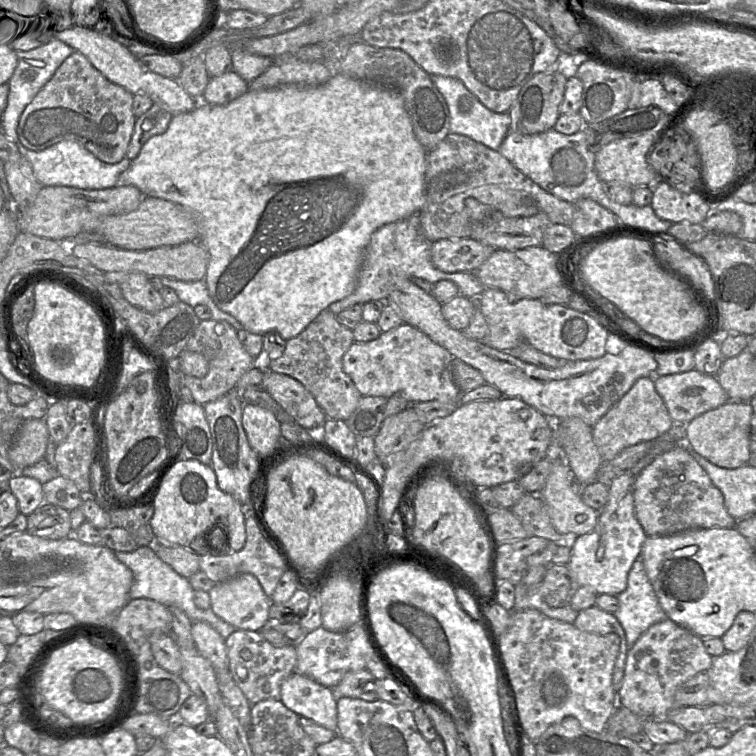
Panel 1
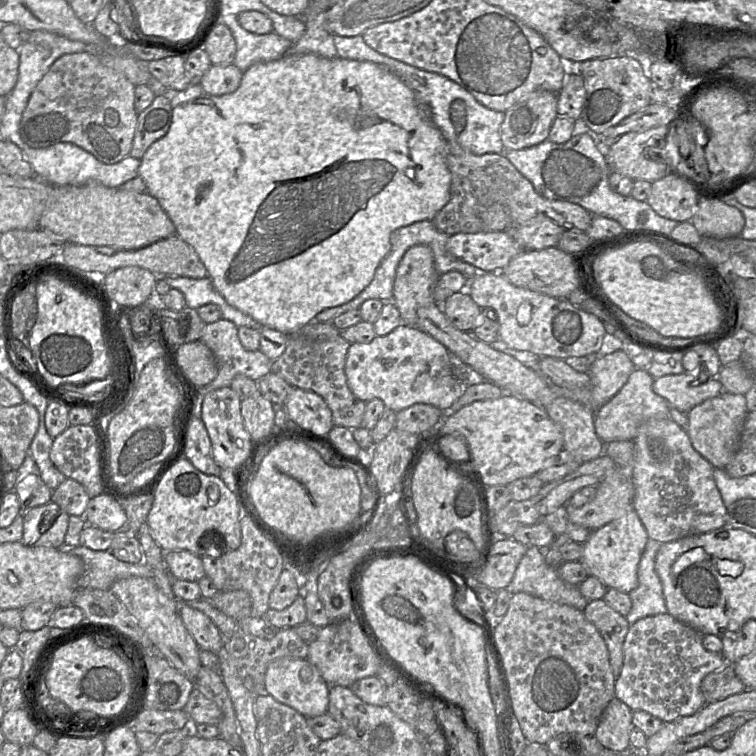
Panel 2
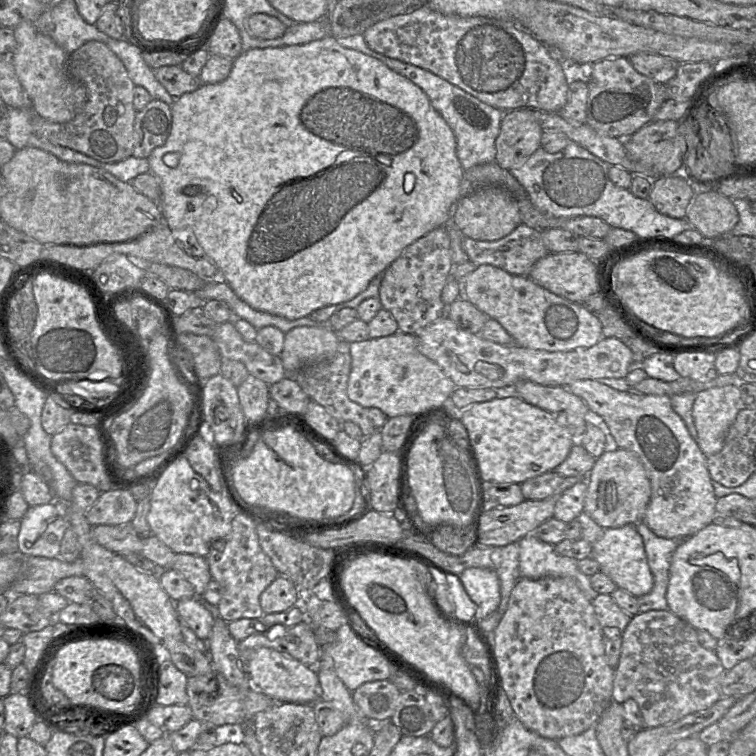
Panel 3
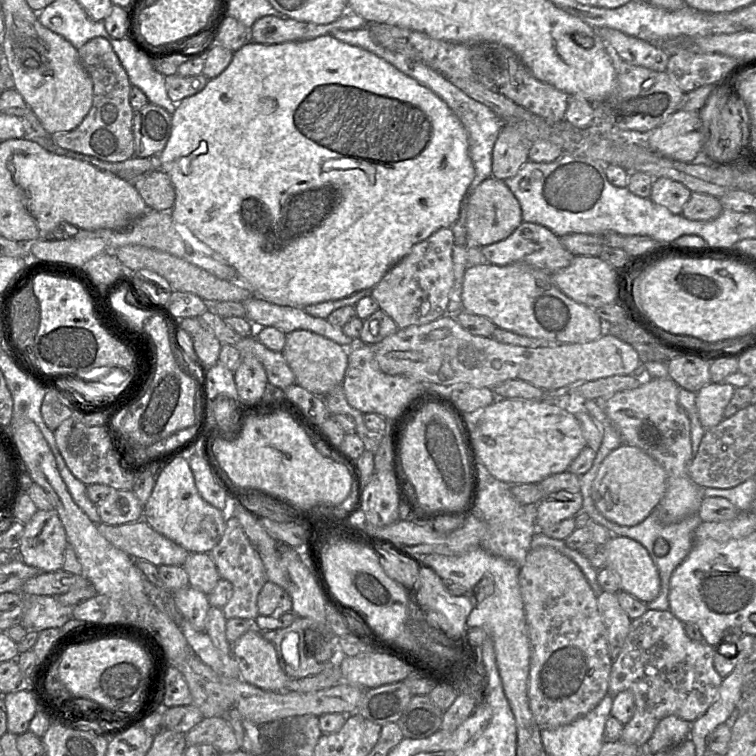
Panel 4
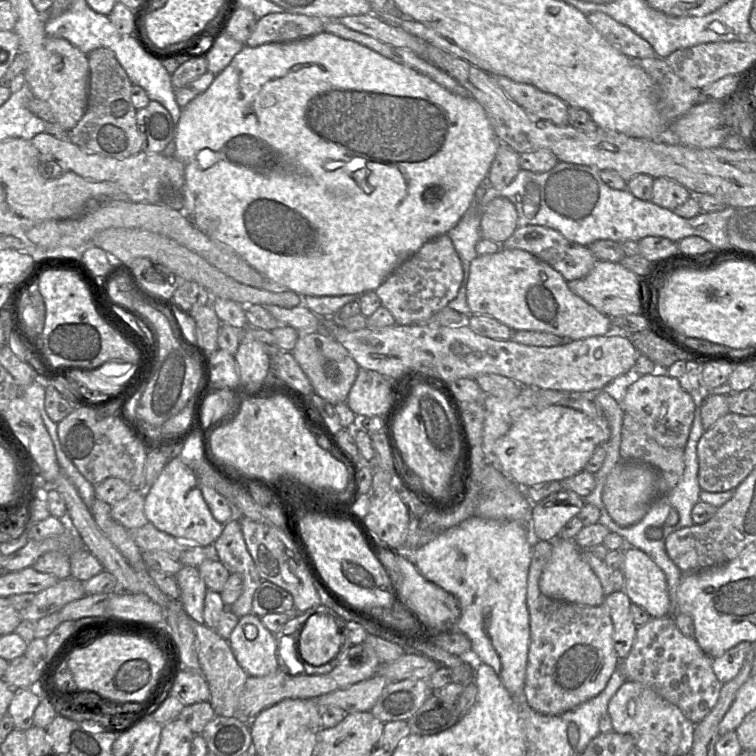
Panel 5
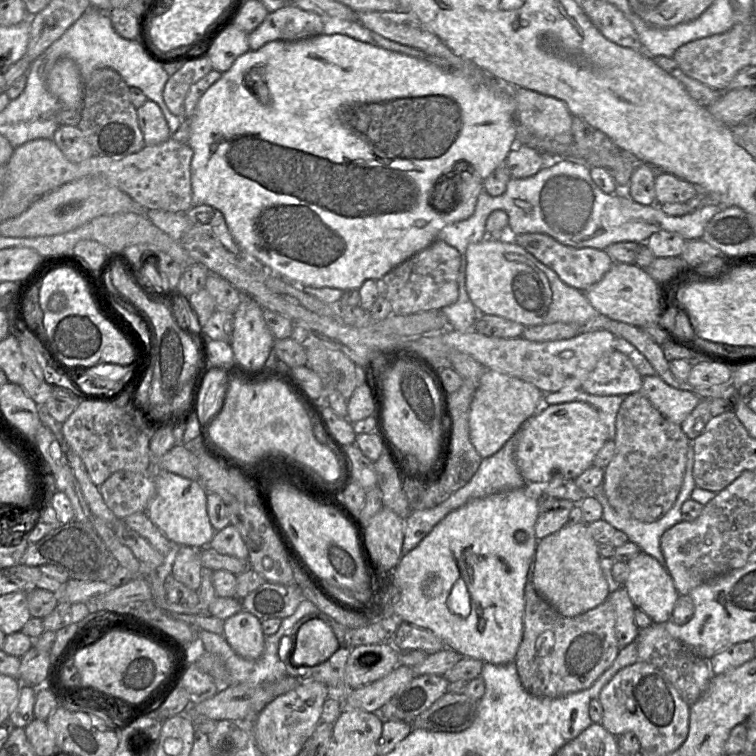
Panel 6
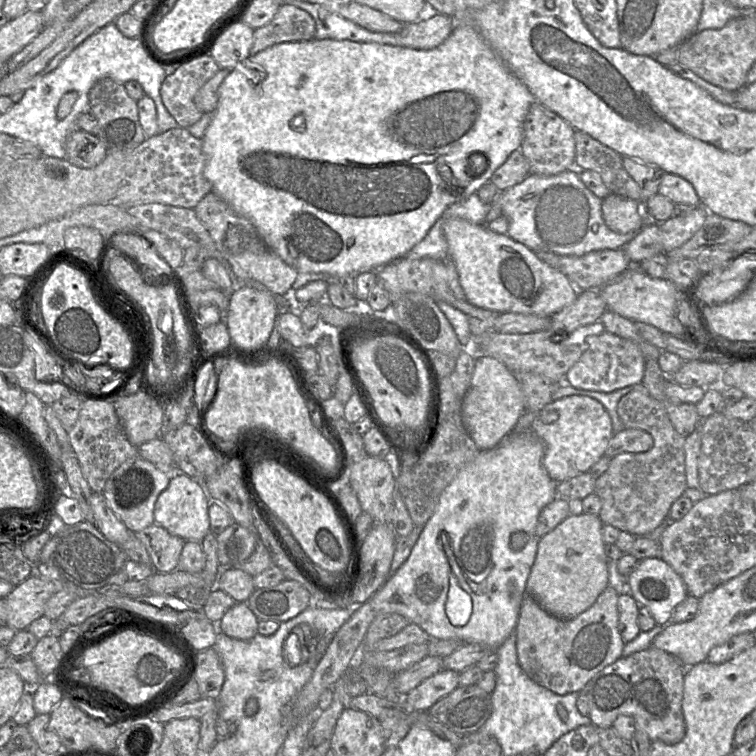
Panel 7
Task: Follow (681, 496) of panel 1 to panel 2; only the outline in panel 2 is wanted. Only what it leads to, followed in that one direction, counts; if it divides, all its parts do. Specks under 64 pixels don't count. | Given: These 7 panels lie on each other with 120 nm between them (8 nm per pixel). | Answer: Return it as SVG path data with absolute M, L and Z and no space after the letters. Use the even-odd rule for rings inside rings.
M671 418L648 420L639 427L633 441L633 509L649 538L666 543L726 525L727 507L714 479L714 466L693 447L679 424Z

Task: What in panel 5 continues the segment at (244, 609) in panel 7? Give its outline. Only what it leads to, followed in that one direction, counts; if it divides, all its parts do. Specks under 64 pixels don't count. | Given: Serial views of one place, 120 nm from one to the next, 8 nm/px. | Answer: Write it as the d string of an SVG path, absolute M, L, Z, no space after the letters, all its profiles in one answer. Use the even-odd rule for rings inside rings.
M253 612L239 617L239 621L227 641L236 661L248 676L262 677L279 670L275 656L274 634L264 627L260 617Z

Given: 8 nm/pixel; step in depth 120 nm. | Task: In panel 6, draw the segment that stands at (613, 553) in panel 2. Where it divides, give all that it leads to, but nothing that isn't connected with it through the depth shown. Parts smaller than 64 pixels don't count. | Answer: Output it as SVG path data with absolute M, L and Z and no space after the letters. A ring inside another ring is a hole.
M644 552L635 555L627 565L624 588L635 607L643 610L654 623L671 620L680 594L667 569Z

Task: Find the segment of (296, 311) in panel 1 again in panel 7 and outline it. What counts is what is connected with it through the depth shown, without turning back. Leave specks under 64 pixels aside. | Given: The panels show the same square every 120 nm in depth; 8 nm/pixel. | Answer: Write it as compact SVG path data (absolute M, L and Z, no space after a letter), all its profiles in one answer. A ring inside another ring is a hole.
M456 23L450 36L441 45L431 50L417 50L378 43L357 43L349 40L337 41L332 39L280 43L256 55L250 55L247 59L238 63L221 83L218 89L217 108L213 112L212 121L202 138L202 150L206 160L204 176L211 184L211 192L224 200L236 213L247 218L254 225L267 247L286 264L295 268L298 272L325 273L333 279L347 276L355 277L363 272L376 271L384 265L405 257L415 245L423 240L431 227L451 204L464 201L471 194L476 194L478 189L490 180L495 170L507 160L510 154L520 149L523 139L524 120L535 101L535 97L529 89L506 67L479 31L469 24Z

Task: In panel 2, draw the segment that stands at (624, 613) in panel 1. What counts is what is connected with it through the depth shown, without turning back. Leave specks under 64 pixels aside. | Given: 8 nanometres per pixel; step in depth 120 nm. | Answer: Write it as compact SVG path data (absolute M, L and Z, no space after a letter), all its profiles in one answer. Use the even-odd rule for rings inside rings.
M651 538L647 540L637 570L638 586L628 593L632 601L632 608L625 616L629 625L648 616L667 613L662 584L655 570L661 544Z

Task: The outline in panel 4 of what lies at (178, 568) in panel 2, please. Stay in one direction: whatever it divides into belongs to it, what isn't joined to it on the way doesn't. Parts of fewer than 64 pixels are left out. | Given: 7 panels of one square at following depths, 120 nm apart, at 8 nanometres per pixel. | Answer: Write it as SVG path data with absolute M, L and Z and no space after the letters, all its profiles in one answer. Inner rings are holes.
M190 553L182 565L189 579L189 585L210 594L217 585L220 575L209 553Z

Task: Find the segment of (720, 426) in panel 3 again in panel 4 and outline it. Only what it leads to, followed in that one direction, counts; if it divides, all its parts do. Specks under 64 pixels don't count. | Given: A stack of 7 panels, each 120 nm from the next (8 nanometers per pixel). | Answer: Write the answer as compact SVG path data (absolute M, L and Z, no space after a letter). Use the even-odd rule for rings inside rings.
M711 382L696 394L696 405L705 429L718 425L724 419L724 411L735 387L728 383Z

